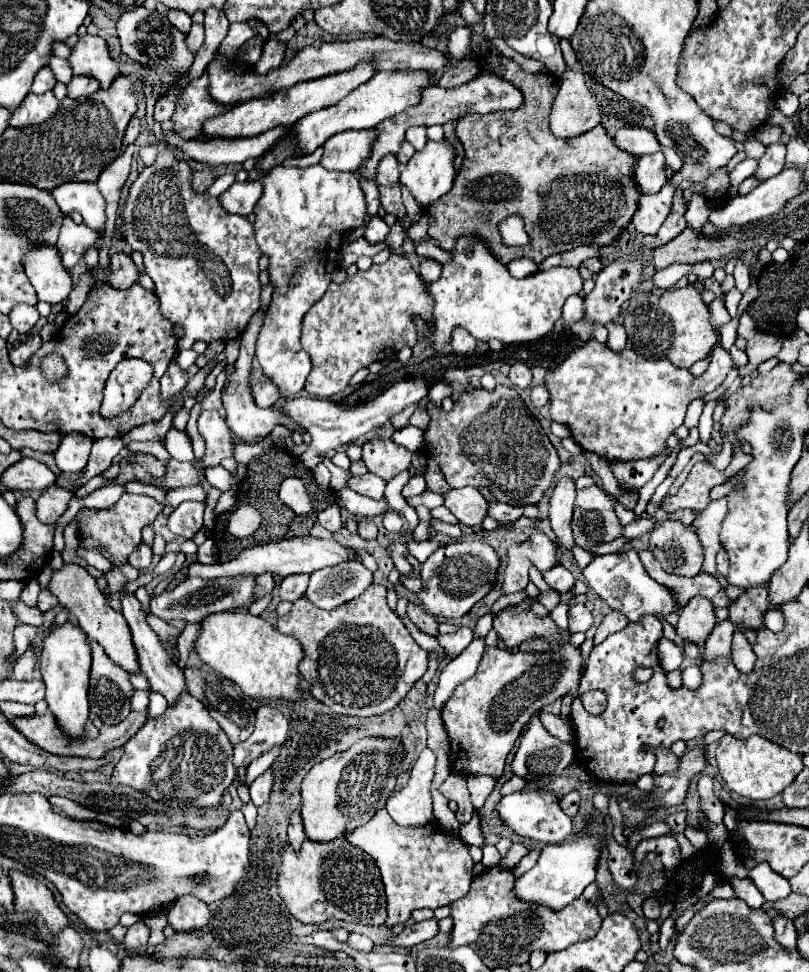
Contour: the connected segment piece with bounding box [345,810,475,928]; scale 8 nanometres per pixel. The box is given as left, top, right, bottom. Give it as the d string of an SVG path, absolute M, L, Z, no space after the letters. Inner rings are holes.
M379 810L365 826L345 834L353 846L365 850L377 864L387 896L387 926L407 922L413 910L449 906L469 892L473 880L473 860L469 846L453 834L445 834L437 824L401 828L385 810Z

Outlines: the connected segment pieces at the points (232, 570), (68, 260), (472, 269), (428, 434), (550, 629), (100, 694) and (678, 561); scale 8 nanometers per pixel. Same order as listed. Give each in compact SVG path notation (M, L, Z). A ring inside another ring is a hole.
M305 536L305 538L293 538L293 540L279 540L279 542L269 542L263 546L255 546L245 550L239 558L227 562L227 564L199 564L193 562L187 568L187 578L191 576L199 576L205 580L211 578L219 578L219 576L235 576L235 574L263 574L263 572L271 572L273 576L291 576L291 574L313 574L315 570L327 568L327 566L335 566L339 562L347 562L347 560L355 560L357 552L349 546L343 546L335 540L319 540L313 536Z
M65 216L61 234L57 240L57 248L65 268L71 270L79 262L79 258L87 252L87 248L93 248L93 246L99 248L99 240L101 240L101 234L97 230L89 228L87 224L75 224L69 216Z
M467 234L459 236L451 262L443 264L443 274L429 286L435 300L435 322L425 326L425 336L441 350L449 340L455 326L463 326L477 340L497 338L503 344L531 342L547 336L561 316L561 308L571 294L579 294L583 278L577 268L554 267L538 271L527 278L513 278L505 264L501 264L483 238ZM487 292L489 298L479 296Z
M497 384L495 390L469 390L463 392L457 400L451 412L445 412L443 408L437 408L433 402L427 404L427 412L431 416L429 426L425 428L425 452L429 452L429 458L441 468L447 484L451 488L463 488L463 486L487 486L495 498L503 504L539 504L545 490L551 488L551 482L555 478L555 472L559 470L561 462L557 456L557 450L549 442L547 434L543 432L537 418L529 412L521 396L515 388Z
M509 606L493 622L493 628L497 630L499 638L503 640L507 648L515 648L531 636L545 636L547 640L557 640L559 632L551 616L535 618L531 610L521 612L521 614L513 614L513 610L515 606Z
M89 640L93 652L91 684L89 684L89 710L91 716L99 716L103 724L119 724L131 712L133 686L129 672L107 658L105 650Z
M661 522L649 532L649 550L665 572L695 576L703 564L703 548L693 532L679 522Z

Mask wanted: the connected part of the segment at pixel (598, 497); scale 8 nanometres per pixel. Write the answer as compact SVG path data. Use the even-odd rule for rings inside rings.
M595 484L577 492L571 528L581 548L611 542L623 532L613 510L613 498Z

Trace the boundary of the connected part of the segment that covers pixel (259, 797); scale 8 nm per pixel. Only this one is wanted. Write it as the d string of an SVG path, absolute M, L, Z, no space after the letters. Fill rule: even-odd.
M269 768L267 772L263 772L263 774L249 786L249 790L251 790L251 802L253 802L255 806L263 806L263 804L269 800L269 792L271 792L271 788L273 788L273 780L275 780L273 768Z

